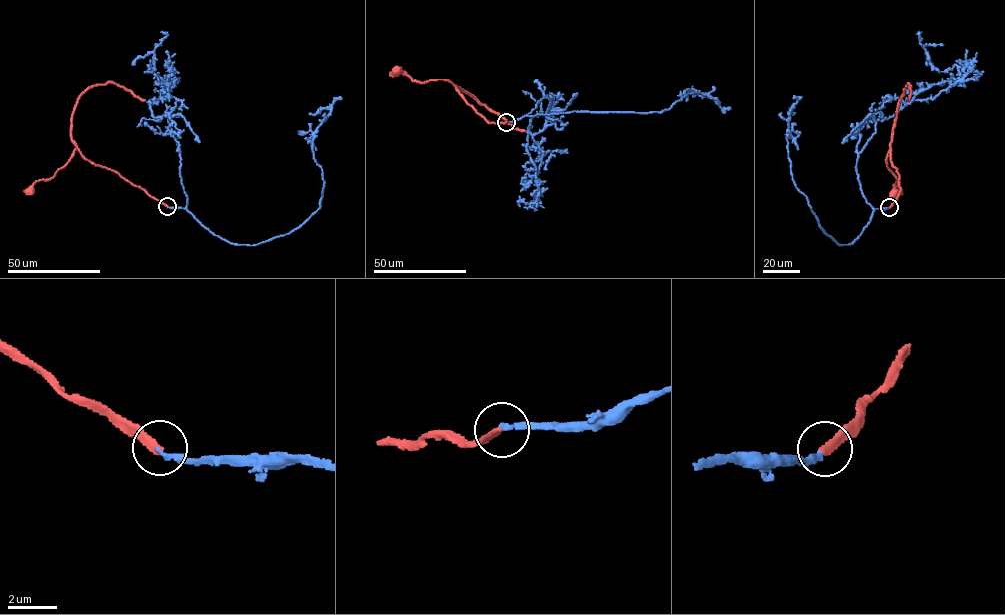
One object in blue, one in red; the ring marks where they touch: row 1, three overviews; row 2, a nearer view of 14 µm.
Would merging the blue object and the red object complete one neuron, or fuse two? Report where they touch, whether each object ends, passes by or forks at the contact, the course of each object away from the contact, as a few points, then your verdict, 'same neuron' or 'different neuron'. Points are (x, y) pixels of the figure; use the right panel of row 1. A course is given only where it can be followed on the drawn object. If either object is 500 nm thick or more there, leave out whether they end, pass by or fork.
at (889, 207); blue ends there; red ends there; blue runs (889, 207), (866, 201), (856, 170), (872, 114), (961, 81), (934, 67), (920, 32); red runs (889, 207), (901, 190), (897, 169), (890, 159), (890, 148), (886, 163), (898, 182), (893, 185), (894, 194); same neuron

